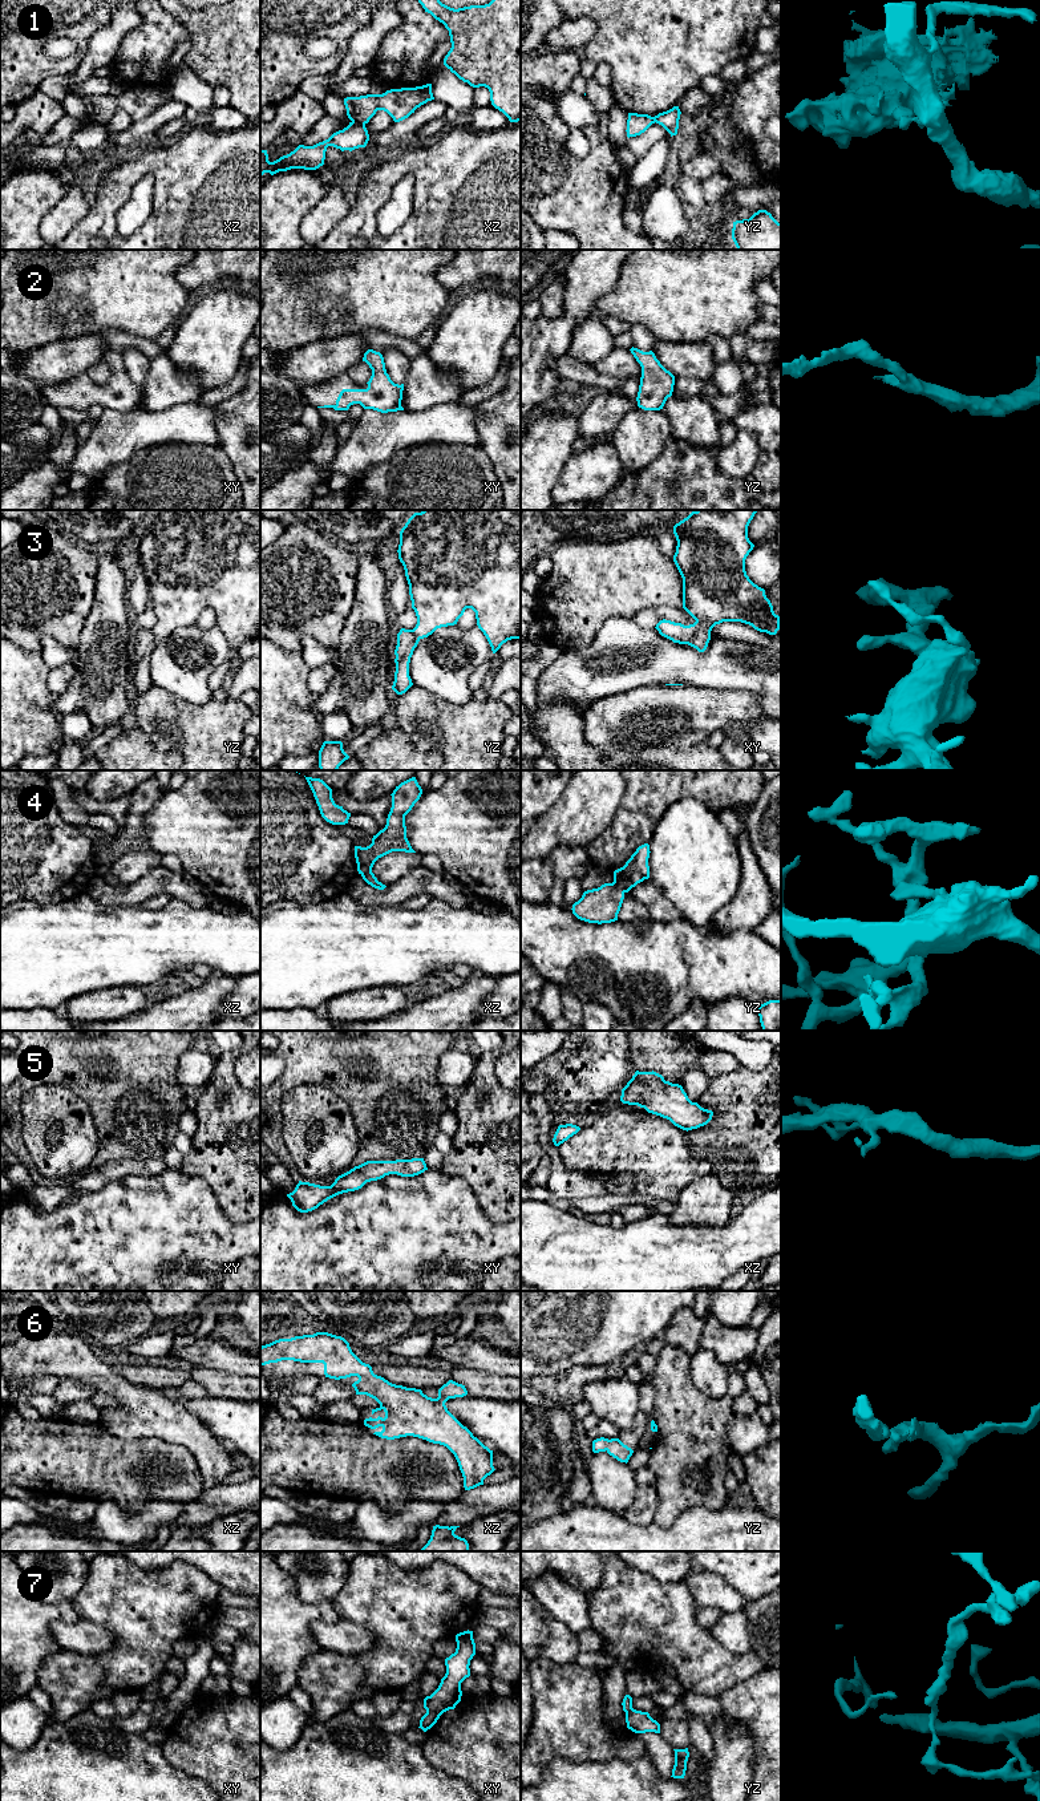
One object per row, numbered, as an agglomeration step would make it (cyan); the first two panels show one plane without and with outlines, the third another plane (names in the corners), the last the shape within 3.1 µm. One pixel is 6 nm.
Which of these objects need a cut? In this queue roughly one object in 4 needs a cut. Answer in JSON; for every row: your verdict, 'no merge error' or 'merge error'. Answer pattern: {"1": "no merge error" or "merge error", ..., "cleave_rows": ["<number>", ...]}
{"1": "merge error", "2": "no merge error", "3": "no merge error", "4": "merge error", "5": "no merge error", "6": "no merge error", "7": "merge error", "cleave_rows": ["1", "4", "7"]}

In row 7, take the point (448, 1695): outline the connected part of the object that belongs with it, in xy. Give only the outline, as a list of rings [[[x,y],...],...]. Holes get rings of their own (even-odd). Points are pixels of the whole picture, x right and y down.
[[[464,1631],[456,1635],[456,1652],[445,1659],[446,1673],[441,1679],[438,1688],[424,1699],[426,1711],[444,1713],[454,1709],[461,1701],[461,1683],[470,1676],[470,1660],[476,1655],[473,1631]]]

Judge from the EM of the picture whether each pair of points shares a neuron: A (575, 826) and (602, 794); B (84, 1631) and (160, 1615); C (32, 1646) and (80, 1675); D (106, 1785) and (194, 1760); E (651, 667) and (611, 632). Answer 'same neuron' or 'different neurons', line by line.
A: same neuron
B: different neurons
C: different neurons
D: different neurons
E: same neuron

